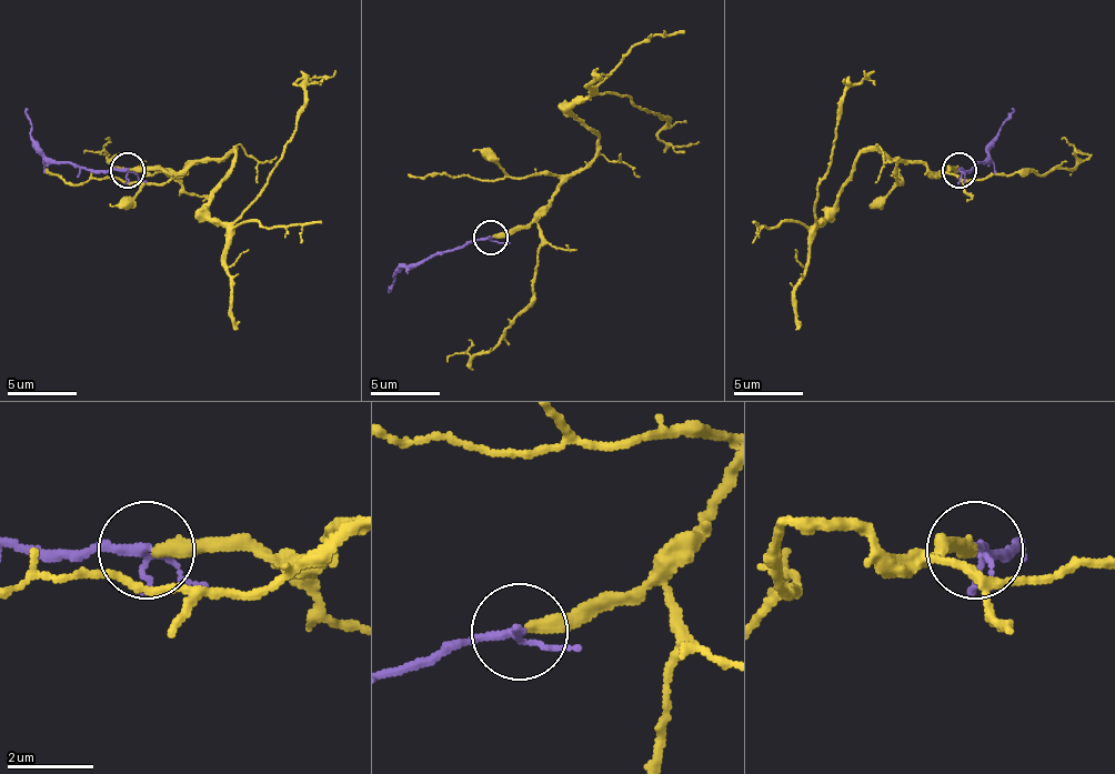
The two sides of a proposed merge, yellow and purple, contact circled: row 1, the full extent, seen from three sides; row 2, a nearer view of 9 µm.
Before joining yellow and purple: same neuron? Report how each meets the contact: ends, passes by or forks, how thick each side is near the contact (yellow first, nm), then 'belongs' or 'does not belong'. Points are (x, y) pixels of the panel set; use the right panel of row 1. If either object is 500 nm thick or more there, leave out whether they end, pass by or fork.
yellow ends; purple passes by; calibres 360 and 170 nm; belongs

